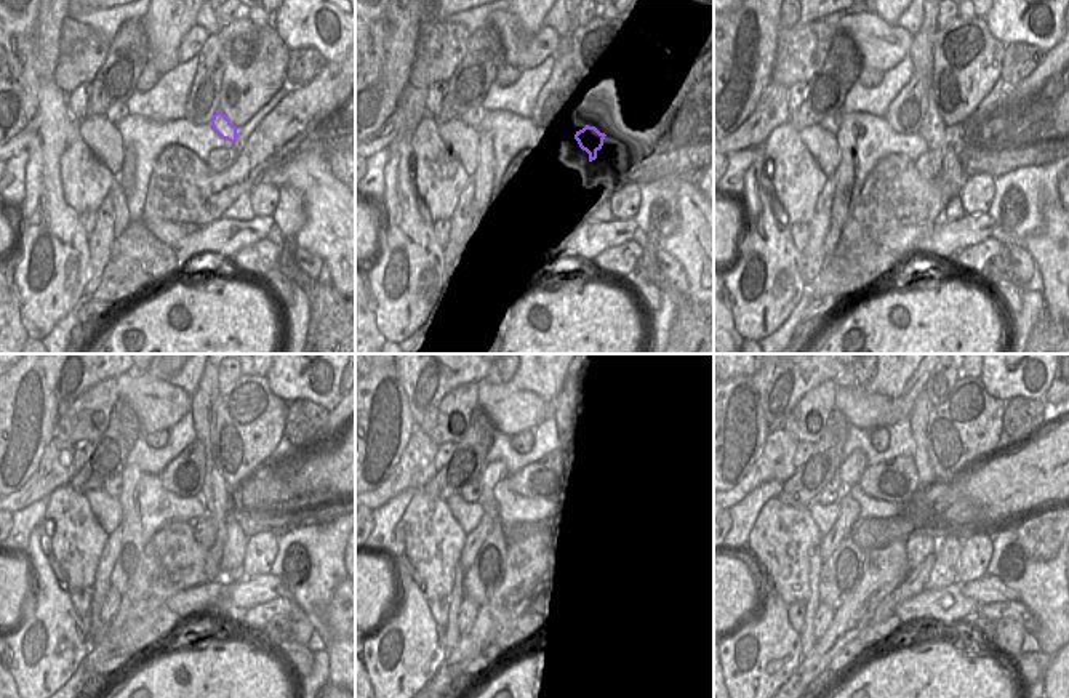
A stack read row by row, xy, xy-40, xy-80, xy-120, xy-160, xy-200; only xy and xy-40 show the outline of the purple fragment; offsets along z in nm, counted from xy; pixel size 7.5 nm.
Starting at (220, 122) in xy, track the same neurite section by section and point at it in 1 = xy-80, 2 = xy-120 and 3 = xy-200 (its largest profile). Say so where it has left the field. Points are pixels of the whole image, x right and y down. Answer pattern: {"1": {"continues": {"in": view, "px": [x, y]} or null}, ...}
{"1": {"continues": {"in": "xy-80", "px": [951, 180]}}, "2": {"continues": {"in": "xy-120", "px": [236, 543]}}, "3": {"continues": {"in": "xy-200", "px": [944, 572]}}}

